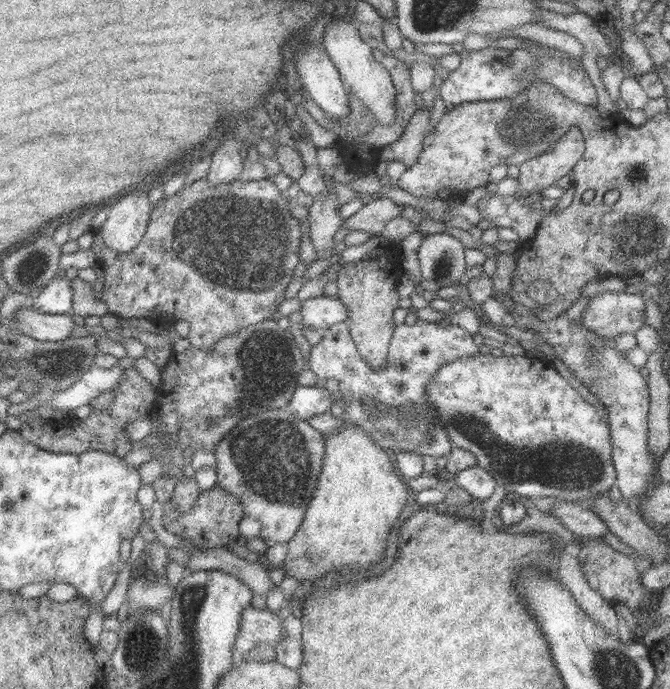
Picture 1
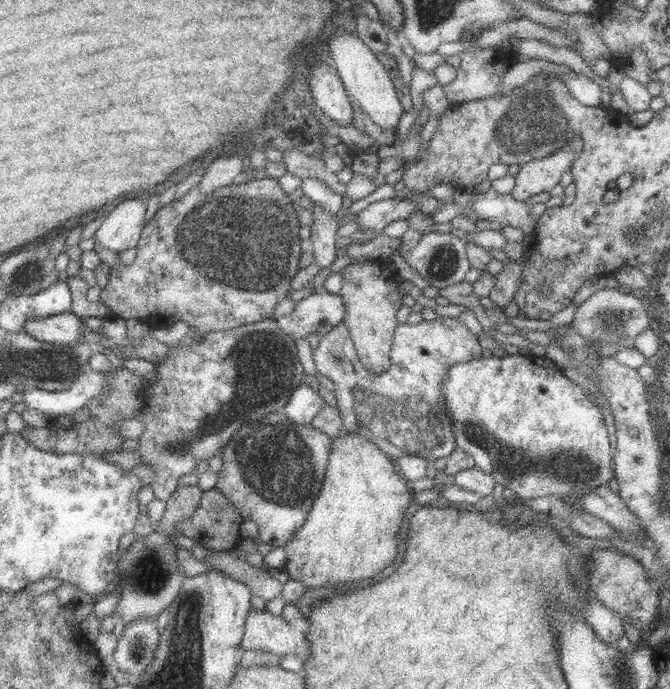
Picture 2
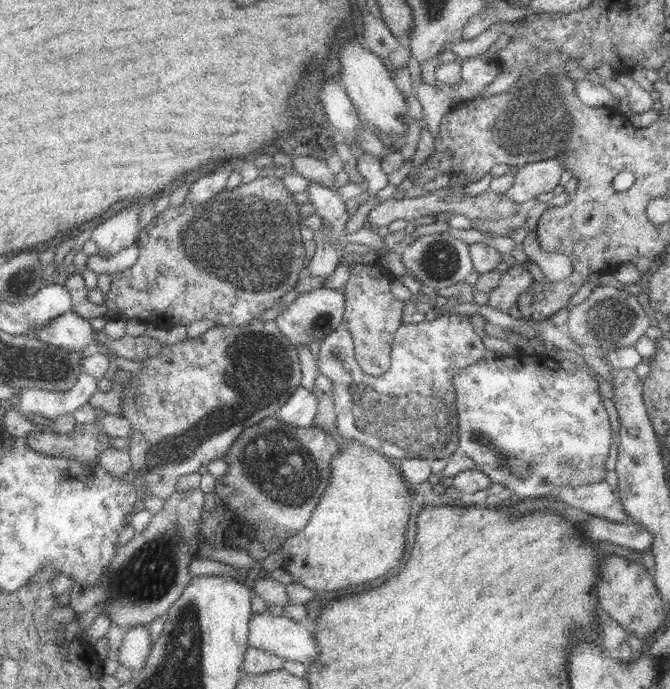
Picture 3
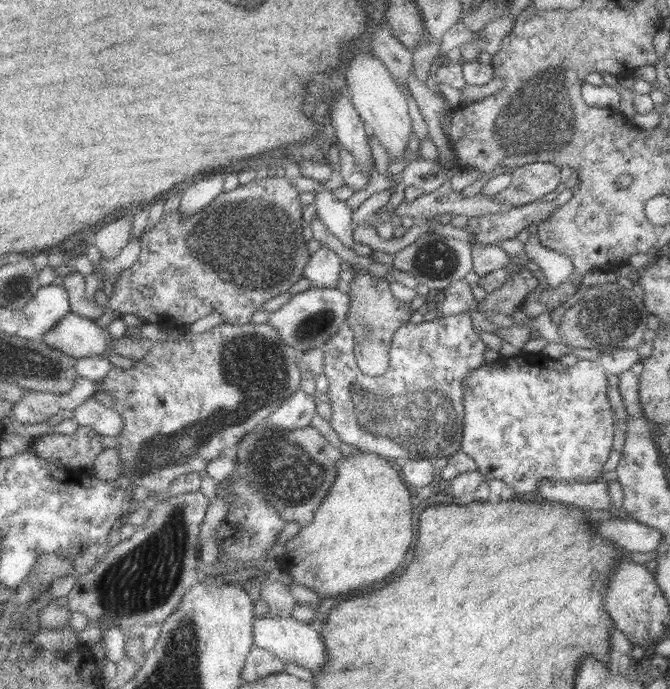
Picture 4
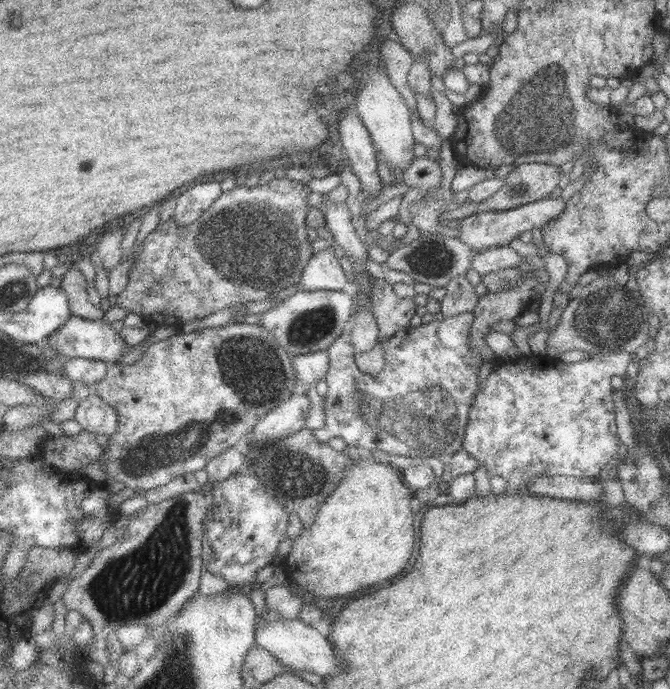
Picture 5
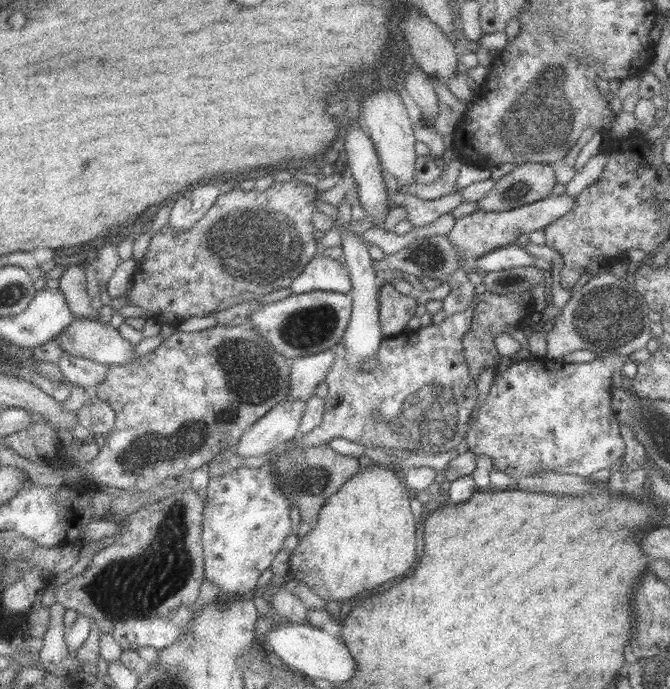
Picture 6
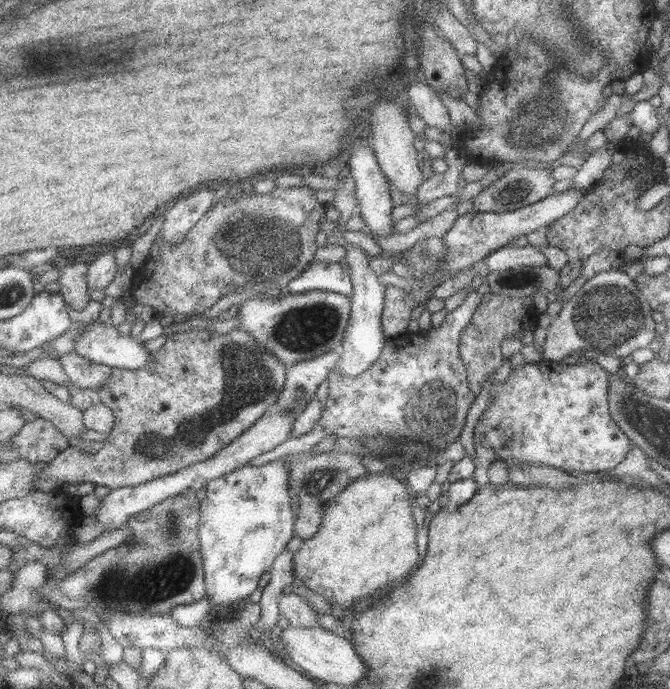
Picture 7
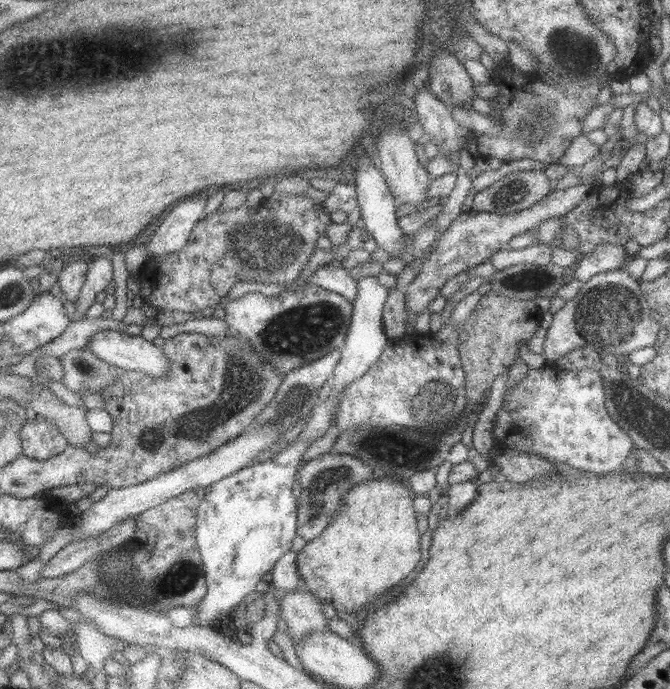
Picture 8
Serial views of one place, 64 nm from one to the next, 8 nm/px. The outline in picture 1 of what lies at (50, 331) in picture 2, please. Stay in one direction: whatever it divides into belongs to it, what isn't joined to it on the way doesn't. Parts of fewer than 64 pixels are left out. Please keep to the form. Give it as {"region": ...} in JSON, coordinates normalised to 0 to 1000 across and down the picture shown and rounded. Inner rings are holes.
{"region":[[[33,447],[24,456],[24,476],[63,495],[94,495],[107,491],[113,470],[104,456],[69,456],[54,447]]]}

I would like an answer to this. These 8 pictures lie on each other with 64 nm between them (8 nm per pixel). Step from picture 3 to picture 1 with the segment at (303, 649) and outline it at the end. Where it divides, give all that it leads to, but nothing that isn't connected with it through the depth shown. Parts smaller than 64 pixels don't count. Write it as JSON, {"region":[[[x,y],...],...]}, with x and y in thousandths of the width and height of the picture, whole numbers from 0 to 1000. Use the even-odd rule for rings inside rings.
{"region":[[[375,880],[363,888],[361,913],[354,932],[357,954],[376,948],[385,938],[406,933],[415,943],[433,920],[415,890],[401,882],[388,885]]]}

